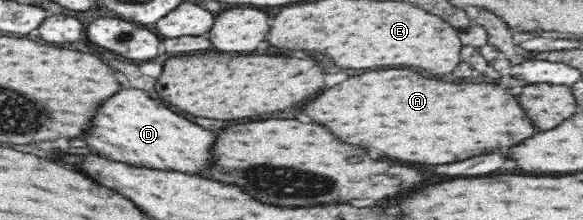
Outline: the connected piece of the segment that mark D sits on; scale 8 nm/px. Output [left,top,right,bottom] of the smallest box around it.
[85,88,215,173]

